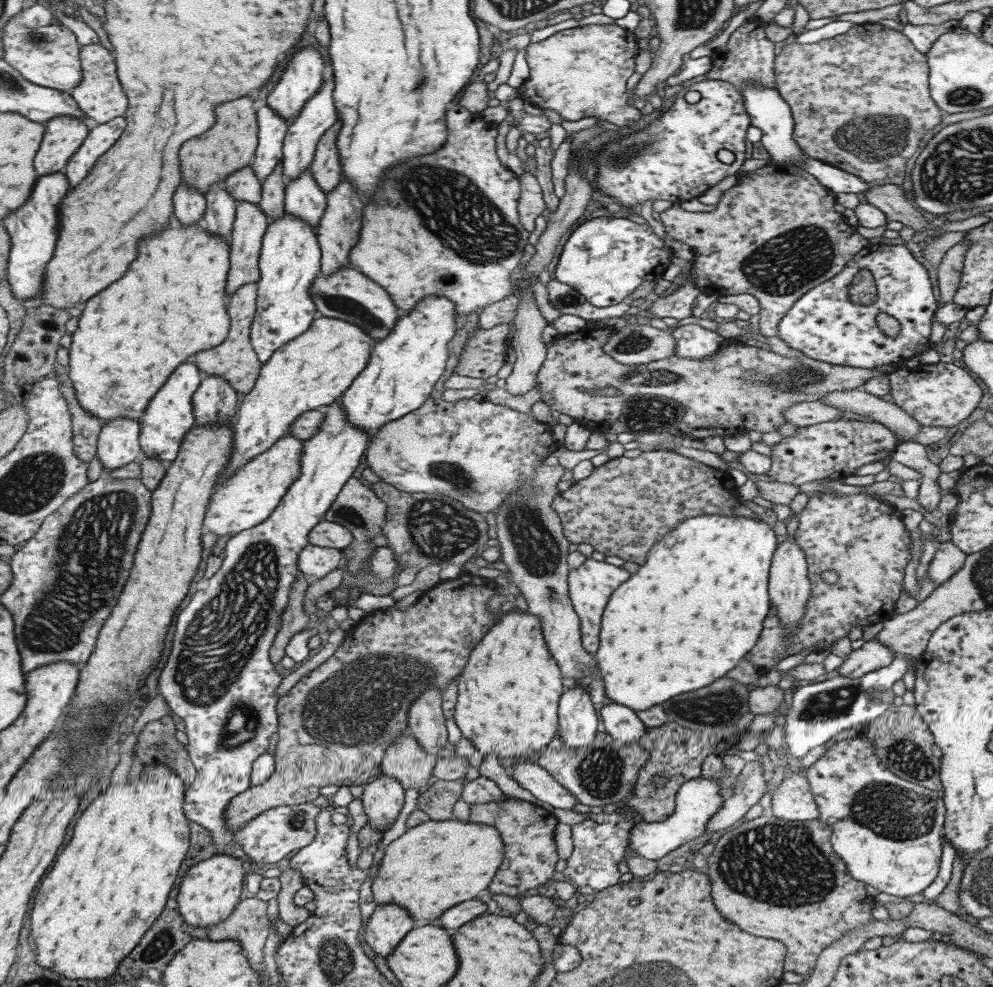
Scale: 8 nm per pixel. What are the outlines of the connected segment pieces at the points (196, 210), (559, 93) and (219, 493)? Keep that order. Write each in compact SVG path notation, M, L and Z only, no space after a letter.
M181 184L175 194L173 194L173 216L183 224L201 223L200 219L203 216L205 208L204 194L197 192L191 186Z
M613 23L568 28L540 42L529 42L524 48L529 75L519 87L522 102L553 110L569 122L593 116L617 127L631 126L639 115L627 106L625 82L633 74L638 52L636 39L633 31Z
M287 435L275 440L265 452L253 456L248 460L248 464L241 466L239 471L214 488L203 517L203 526L213 534L223 536L261 524L279 504L286 488L289 488L295 477L299 475L301 450L303 450L303 440Z

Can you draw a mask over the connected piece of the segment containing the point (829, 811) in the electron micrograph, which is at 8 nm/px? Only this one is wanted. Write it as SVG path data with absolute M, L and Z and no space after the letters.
M857 736L837 741L827 748L827 750L824 750L820 758L805 771L805 779L807 779L807 783L809 783L811 796L813 800L815 800L815 806L819 812L818 820L827 824L832 829L830 837L831 847L833 852L845 863L847 873L851 878L857 880L859 883L869 884L869 886L877 888L877 890L883 892L883 894L891 894L891 896L899 897L911 896L912 894L922 892L929 884L934 882L940 868L939 860L942 849L944 804L941 798L941 792L939 792L939 796L937 796L937 791L932 791L897 778L897 776L891 774L891 772L883 766L879 758L875 756L875 748L871 746L871 742L867 742L865 738L858 738Z

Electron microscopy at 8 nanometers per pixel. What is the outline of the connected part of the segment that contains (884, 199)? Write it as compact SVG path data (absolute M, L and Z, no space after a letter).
M870 185L869 190L865 190L863 195L869 204L883 212L887 221L900 222L915 232L929 228L927 219L912 206L911 202L907 201L904 191L899 185Z

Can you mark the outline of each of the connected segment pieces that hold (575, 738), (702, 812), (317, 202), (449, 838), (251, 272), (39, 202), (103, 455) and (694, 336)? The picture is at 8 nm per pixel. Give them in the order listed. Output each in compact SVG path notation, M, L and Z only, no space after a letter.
M573 684L571 688L561 692L557 704L559 740L562 748L573 752L575 748L586 747L596 734L597 716L589 700L588 690L582 685Z
M727 766L721 768L721 774L717 778L697 776L695 779L683 782L674 794L674 812L666 820L634 824L630 830L627 852L623 860L619 860L615 866L618 872L621 875L628 873L626 862L634 854L658 862L667 852L703 835L706 823L723 805L723 798L719 796L719 779L725 775L727 775Z
M309 168L303 170L295 180L286 181L284 188L284 212L303 220L314 229L326 206L326 194L319 190L315 180L311 178Z
M454 818L413 826L395 838L384 850L370 889L375 904L397 904L407 910L413 920L431 922L441 912L457 906L459 902L475 898L477 892L487 888L503 860L503 846L497 830L487 824L461 822Z
M237 201L231 228L225 292L229 296L247 282L259 280L257 259L268 218L258 204Z
M63 174L41 176L35 182L27 202L21 208L17 208L15 212L11 212L9 216L5 216L5 220L3 220L5 230L9 232L9 238L11 238L7 282L9 282L9 290L15 294L15 298L21 301L39 296L39 292L43 290L43 272L45 272L46 263L51 260L57 232L59 232L57 208L59 208L63 196L67 194L67 188L69 188L69 184Z
M124 417L102 424L96 442L96 454L104 476L137 458L140 450L139 431L137 421Z
M685 324L670 333L674 341L673 355L690 360L705 360L712 356L724 340L717 334L697 324Z

